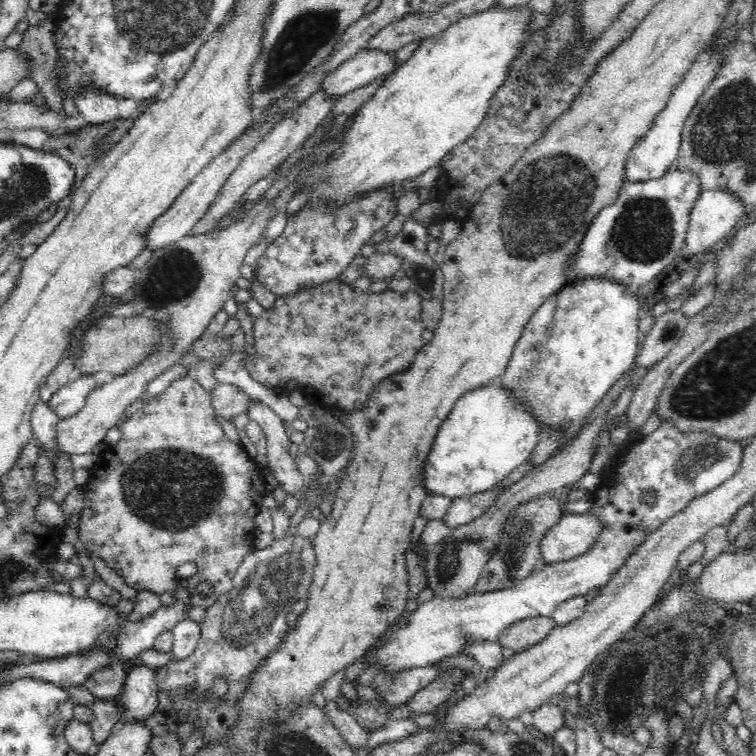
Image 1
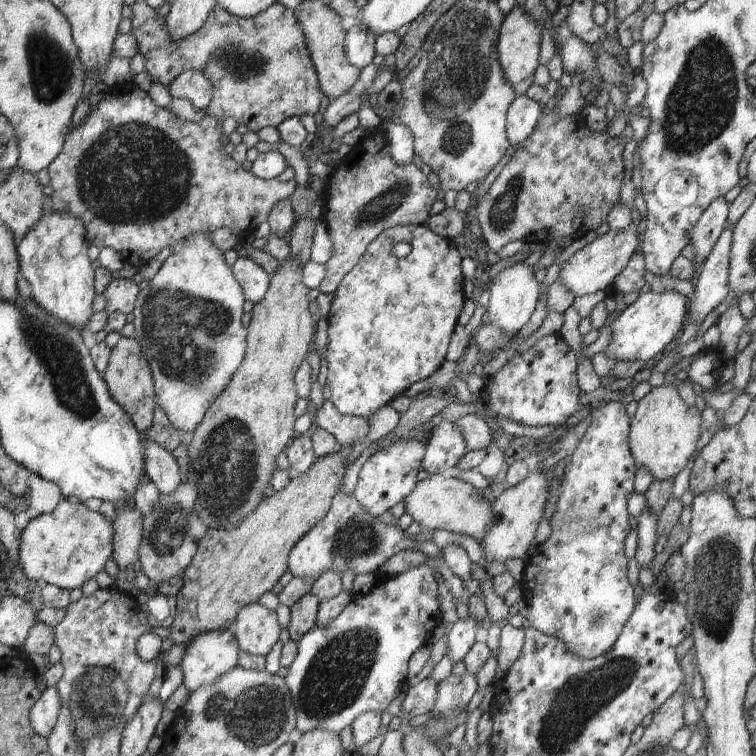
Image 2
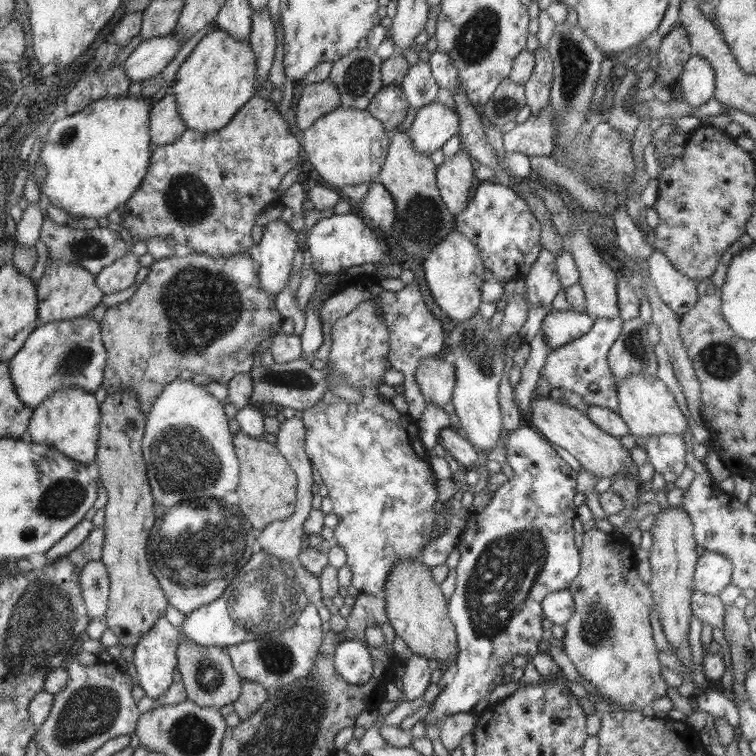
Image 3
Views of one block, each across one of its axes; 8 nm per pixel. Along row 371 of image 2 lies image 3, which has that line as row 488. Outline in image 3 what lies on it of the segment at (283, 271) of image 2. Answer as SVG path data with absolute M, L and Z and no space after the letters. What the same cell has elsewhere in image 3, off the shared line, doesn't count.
M241 431L233 436L233 446L240 462L240 482L235 492L239 496L238 508L247 518L247 522L258 532L264 530L275 521L287 520L295 512L297 476L282 457L275 445L262 439L252 439Z

